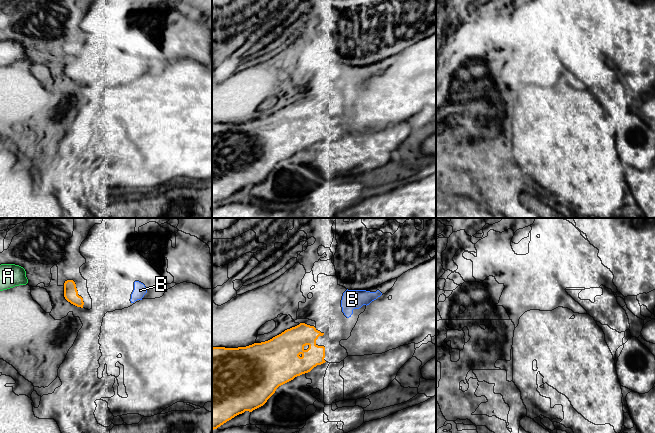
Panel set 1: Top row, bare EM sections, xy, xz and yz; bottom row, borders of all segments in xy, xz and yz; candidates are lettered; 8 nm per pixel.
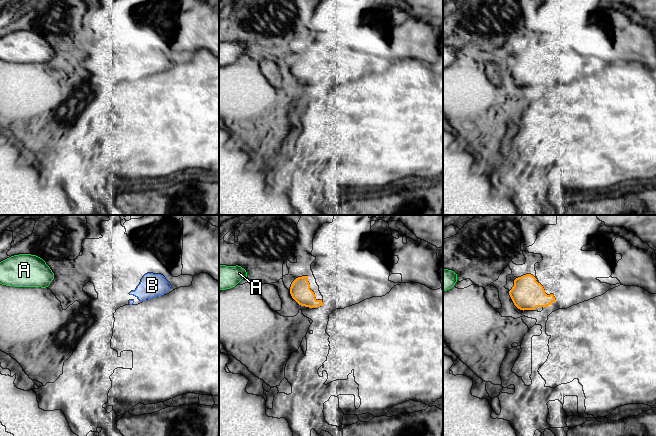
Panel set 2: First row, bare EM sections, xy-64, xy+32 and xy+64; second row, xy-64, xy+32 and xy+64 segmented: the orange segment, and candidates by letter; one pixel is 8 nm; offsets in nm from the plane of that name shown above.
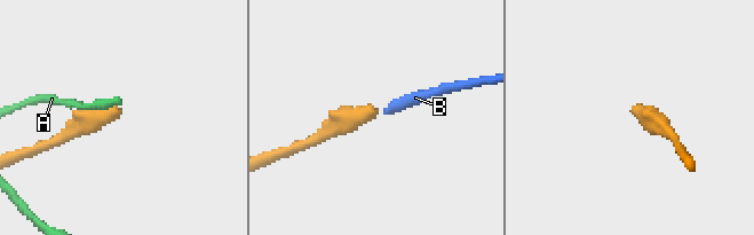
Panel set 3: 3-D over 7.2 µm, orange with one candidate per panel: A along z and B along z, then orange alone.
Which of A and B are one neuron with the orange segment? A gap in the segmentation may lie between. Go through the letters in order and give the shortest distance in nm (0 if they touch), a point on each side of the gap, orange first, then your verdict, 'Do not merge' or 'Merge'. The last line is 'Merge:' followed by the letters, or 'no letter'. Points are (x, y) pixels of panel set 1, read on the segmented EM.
A: Distance 300 nm. Across: xy (64, 283), (27, 282). Do not merge
B: Distance 220 nm. Across: xz (323, 333), (344, 314). Merge
Merge: B

